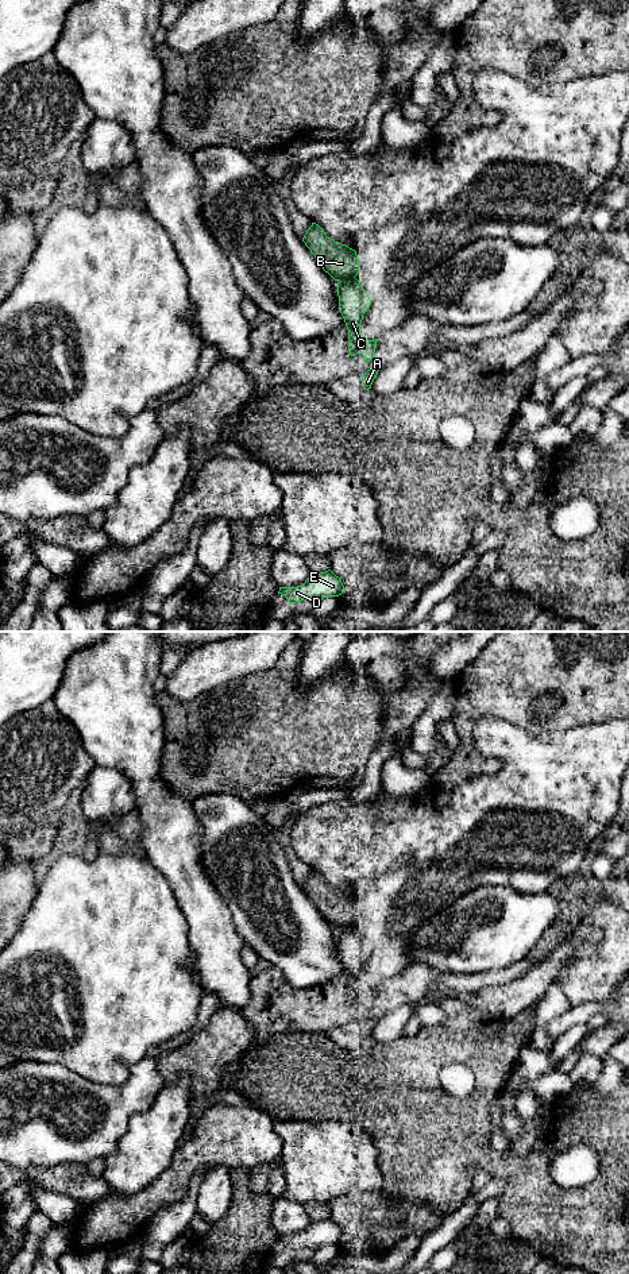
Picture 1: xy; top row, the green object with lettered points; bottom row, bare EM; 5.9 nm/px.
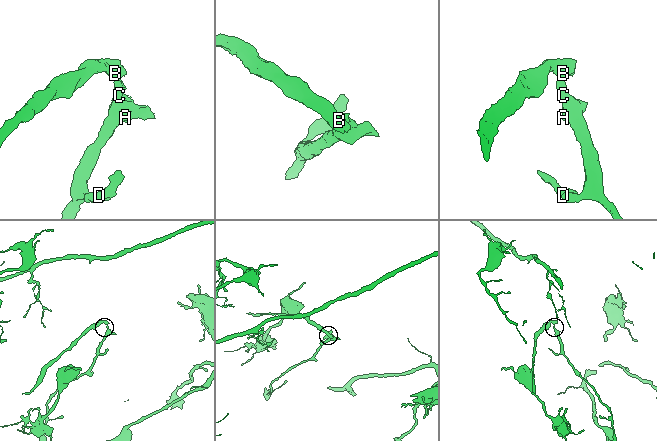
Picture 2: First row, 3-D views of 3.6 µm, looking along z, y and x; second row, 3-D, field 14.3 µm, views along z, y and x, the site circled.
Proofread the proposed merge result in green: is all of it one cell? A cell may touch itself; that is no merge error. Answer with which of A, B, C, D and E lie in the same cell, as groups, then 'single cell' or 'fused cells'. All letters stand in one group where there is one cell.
A C D E / B; fused cells

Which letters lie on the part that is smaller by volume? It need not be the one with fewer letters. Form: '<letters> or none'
B

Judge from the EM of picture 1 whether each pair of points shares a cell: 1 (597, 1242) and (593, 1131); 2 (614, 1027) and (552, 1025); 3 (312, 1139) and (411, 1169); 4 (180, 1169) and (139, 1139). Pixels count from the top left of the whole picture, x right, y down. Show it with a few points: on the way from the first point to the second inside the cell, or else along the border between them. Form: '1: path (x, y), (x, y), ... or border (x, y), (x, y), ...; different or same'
1: path (599, 1215), (609, 1199), (609, 1158); same
2: border (610, 1020), (614, 1022); different
3: border (374, 1141), (378, 1149), (382, 1189); different
4: border (182, 1141), (172, 1162), (149, 1185); different

